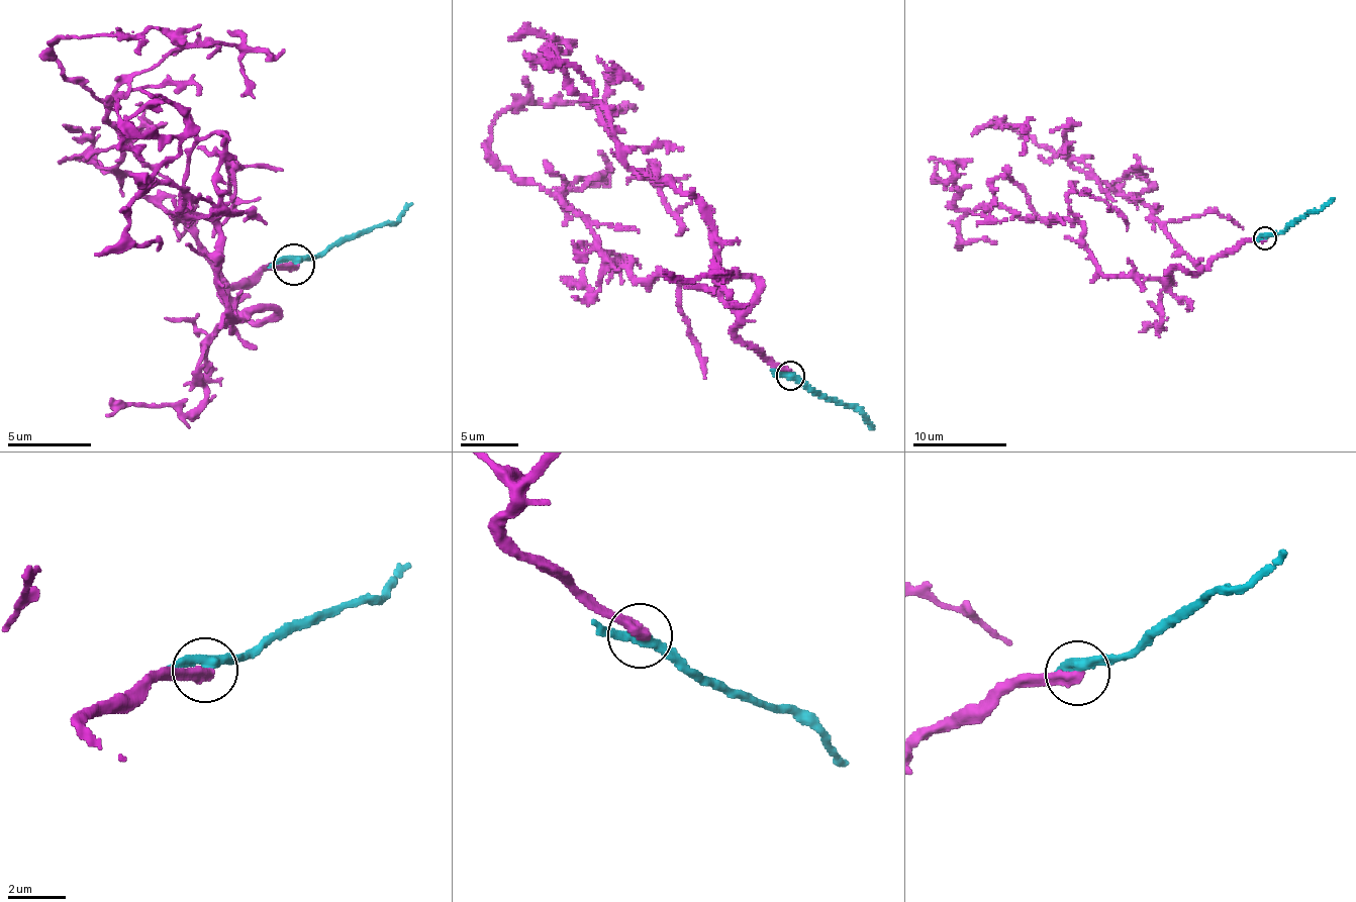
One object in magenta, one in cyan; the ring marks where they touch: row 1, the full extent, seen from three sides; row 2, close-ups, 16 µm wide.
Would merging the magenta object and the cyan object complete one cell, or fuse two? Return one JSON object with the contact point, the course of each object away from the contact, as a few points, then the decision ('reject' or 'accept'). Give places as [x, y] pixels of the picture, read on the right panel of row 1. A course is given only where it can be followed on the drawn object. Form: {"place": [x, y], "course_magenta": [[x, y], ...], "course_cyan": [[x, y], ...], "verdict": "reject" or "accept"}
{"place": [1265, 237], "course_magenta": [[1265, 238], [1197, 272], [1108, 277], [1075, 221], [958, 209], [952, 164], [954, 186], [971, 185]], "course_cyan": [[1265, 238], [1334, 198]], "verdict": "reject"}

